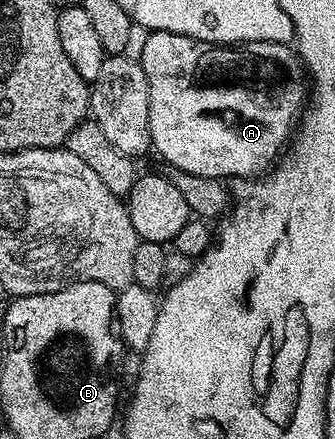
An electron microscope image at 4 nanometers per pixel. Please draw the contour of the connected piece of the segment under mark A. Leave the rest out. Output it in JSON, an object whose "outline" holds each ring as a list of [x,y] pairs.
{"outline":[[[156,30],[150,33],[144,44],[144,52],[140,59],[144,68],[144,76],[148,76],[148,124],[150,125],[150,141],[153,149],[163,158],[166,166],[175,166],[184,172],[196,172],[196,176],[237,180],[239,178],[256,178],[271,169],[277,163],[280,152],[287,149],[296,127],[308,105],[308,75],[297,49],[284,42],[244,42],[238,44],[219,44],[217,42],[201,42],[188,36],[173,34],[167,30]]]}

